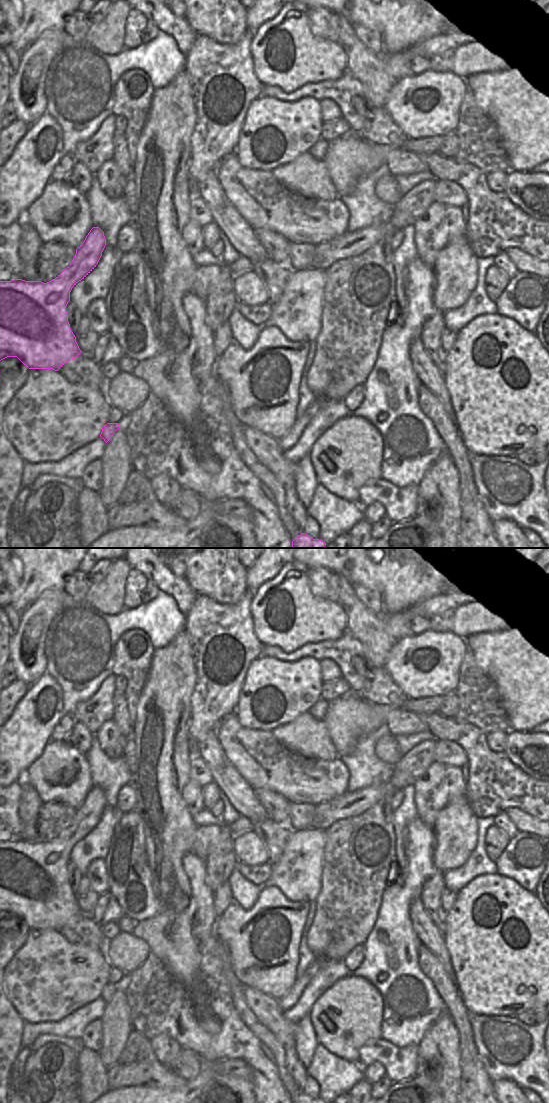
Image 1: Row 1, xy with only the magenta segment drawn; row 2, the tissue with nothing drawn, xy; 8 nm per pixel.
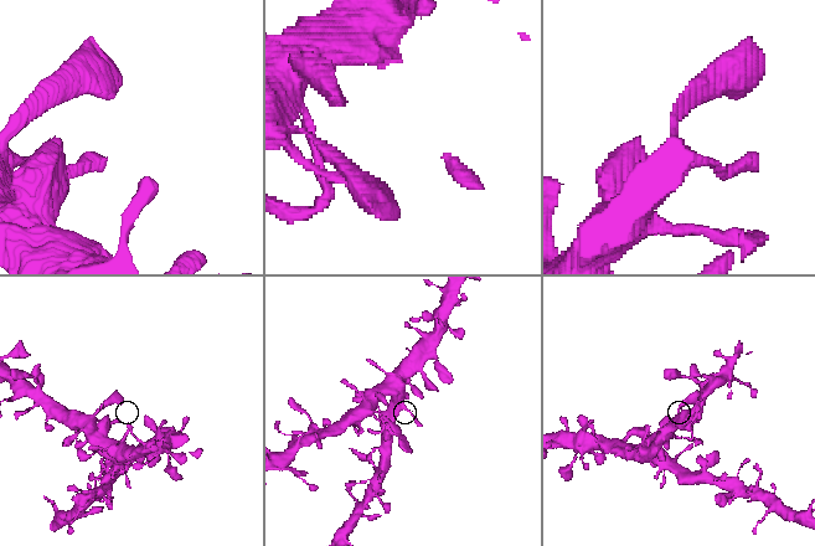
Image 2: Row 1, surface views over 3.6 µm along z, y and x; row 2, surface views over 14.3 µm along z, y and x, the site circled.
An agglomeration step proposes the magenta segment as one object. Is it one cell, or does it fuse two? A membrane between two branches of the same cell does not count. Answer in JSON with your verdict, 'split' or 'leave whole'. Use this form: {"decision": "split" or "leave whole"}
{"decision": "leave whole"}

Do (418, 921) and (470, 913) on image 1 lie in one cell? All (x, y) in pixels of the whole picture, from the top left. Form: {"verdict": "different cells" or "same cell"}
{"verdict": "different cells"}

